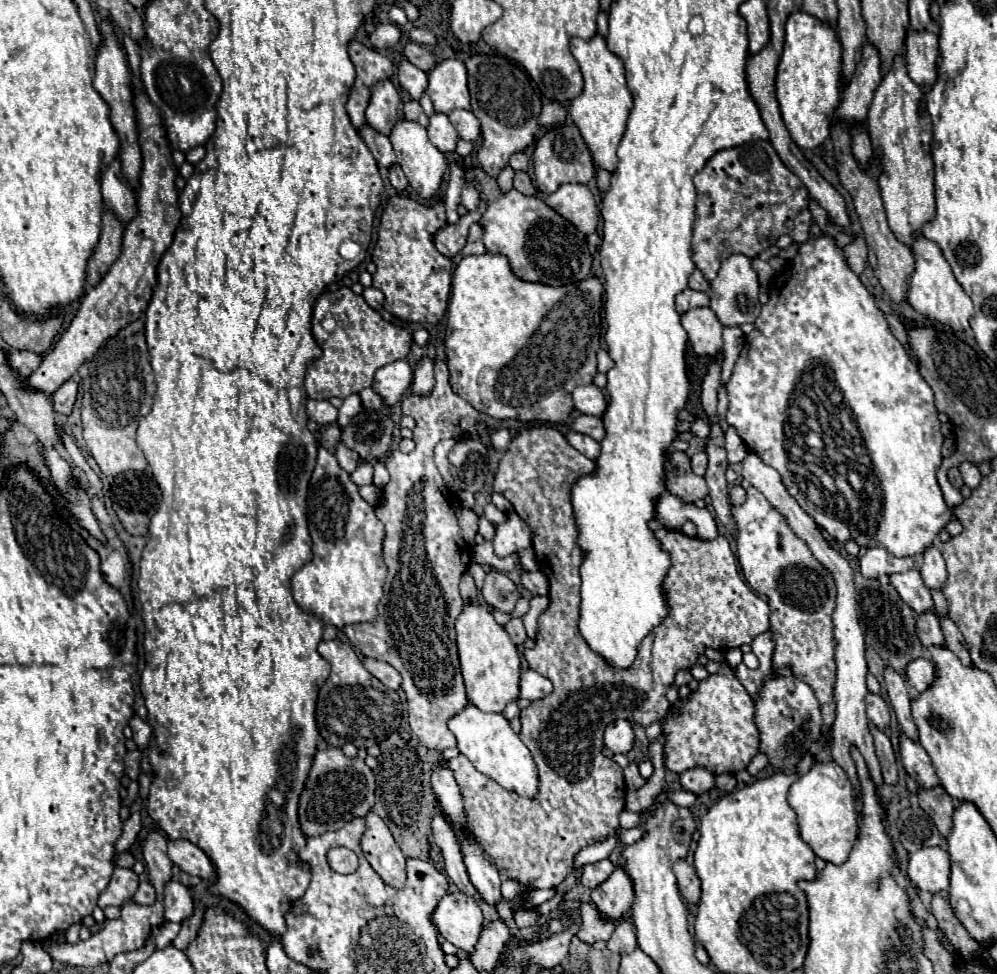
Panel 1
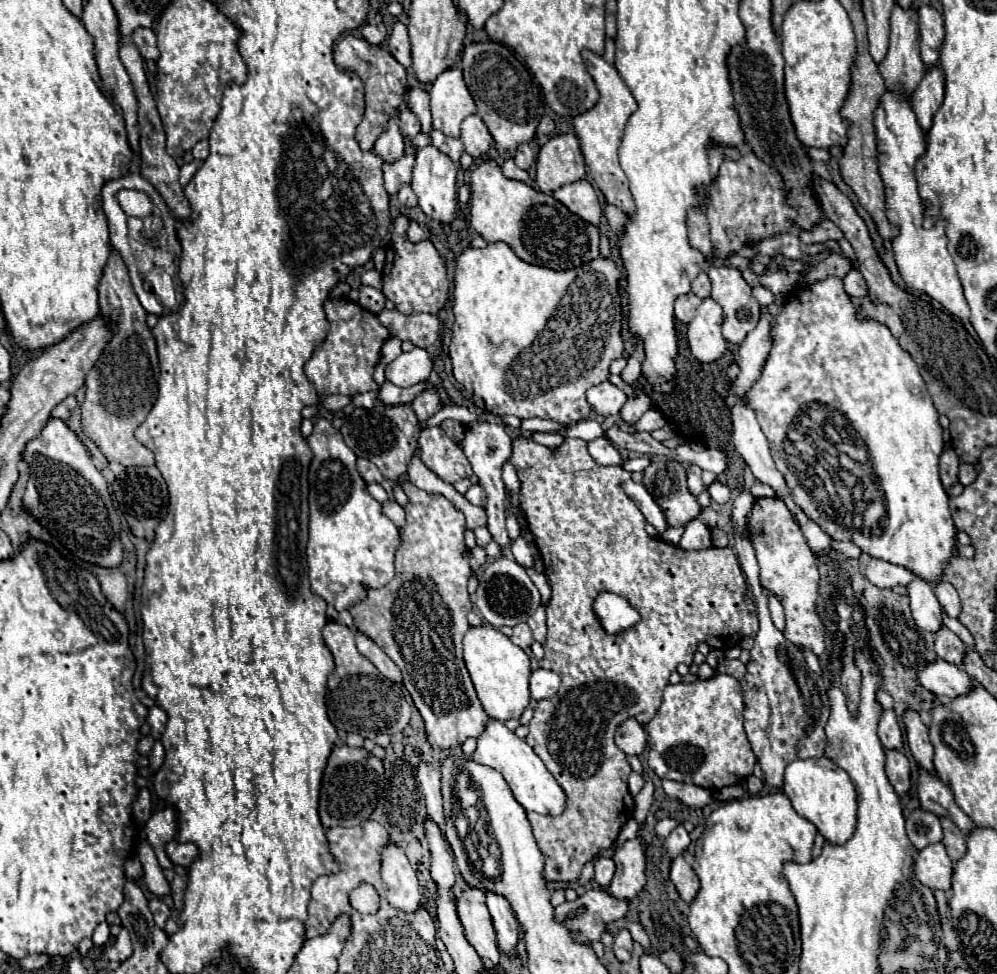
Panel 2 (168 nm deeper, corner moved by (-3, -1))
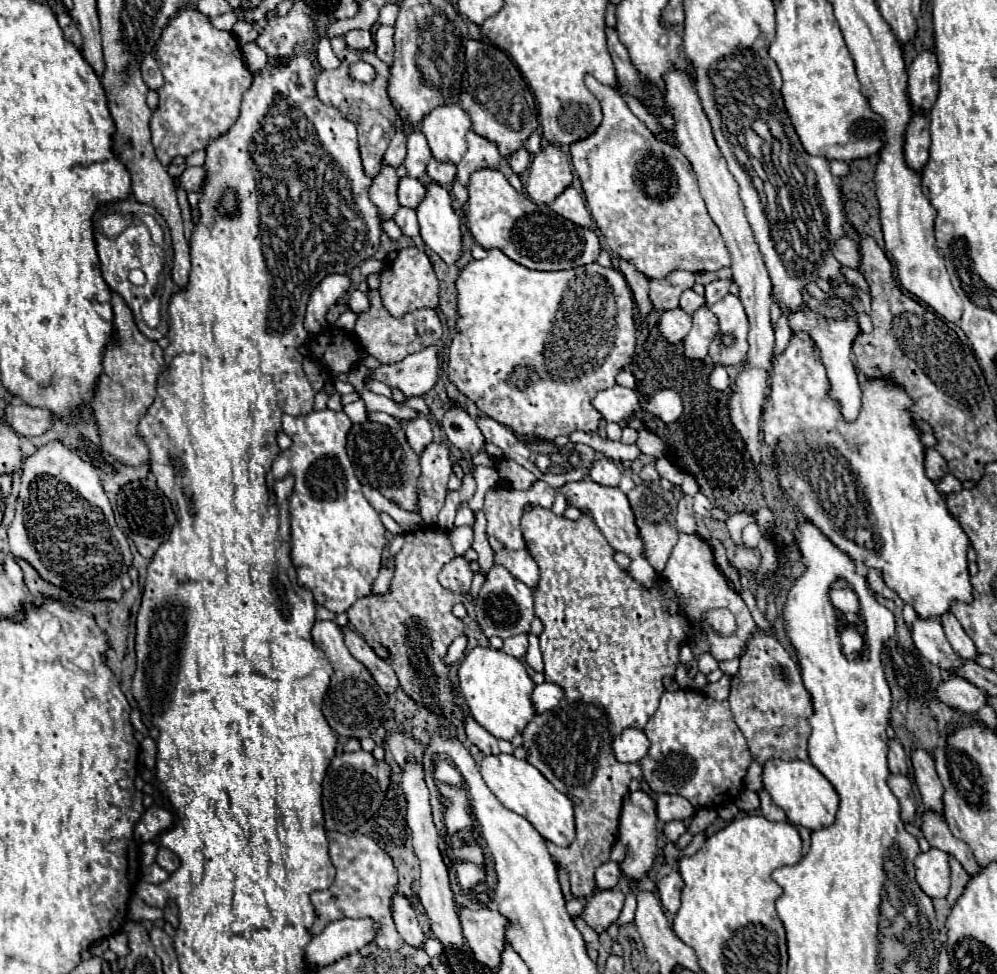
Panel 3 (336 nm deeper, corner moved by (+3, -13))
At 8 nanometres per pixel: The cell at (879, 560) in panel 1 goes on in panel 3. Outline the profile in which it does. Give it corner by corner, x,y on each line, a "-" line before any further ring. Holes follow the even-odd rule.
871,568
871,570
869,570
869,574
867,574
867,582
869,582
869,586
875,590
875,594
879,594
879,596
883,596
883,598
891,598
895,604
903,606
903,602
899,600
899,596
897,596
889,586
885,586
885,582
883,582
883,578
881,578
881,572
879,572
879,570

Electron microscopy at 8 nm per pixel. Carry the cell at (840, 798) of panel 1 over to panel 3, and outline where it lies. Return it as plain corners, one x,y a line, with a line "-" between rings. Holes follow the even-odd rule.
771,758
763,764
763,790
769,792
773,802
787,812
787,818
793,824
805,826
809,830
819,830
835,820
835,812
839,806
839,796
831,782
811,764
803,760
779,760

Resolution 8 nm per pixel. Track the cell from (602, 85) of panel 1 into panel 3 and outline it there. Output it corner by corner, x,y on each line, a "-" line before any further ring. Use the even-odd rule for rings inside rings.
593,76
585,78
585,86
601,102
603,122
589,138
571,144
571,162
581,178
587,208
597,222
609,250
615,256
631,262
639,272
647,274
647,278
665,278
673,270
717,272
725,266
731,266
729,250
705,208
689,160
679,152
677,146
655,138
649,128
629,110
627,102
615,88
597,82

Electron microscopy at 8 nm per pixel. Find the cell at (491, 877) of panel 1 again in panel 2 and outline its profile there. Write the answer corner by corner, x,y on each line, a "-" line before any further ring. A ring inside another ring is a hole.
493,890
485,892
485,902
487,908
491,912
493,918
493,928
497,932
497,942
499,946
509,954
517,954
515,952
515,944
517,944
517,918
515,914
511,914
511,906
507,906
507,898
503,898
501,894
495,894

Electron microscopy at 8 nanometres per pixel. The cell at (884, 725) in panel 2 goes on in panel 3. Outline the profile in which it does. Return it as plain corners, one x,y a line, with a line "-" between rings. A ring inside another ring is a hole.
889,740
889,770
893,774
907,774
907,754
897,740

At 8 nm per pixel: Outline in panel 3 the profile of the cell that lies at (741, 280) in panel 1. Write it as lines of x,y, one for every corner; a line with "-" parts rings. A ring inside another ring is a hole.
727,294
723,300
719,300
709,308
719,318
719,332
709,346
705,364
707,366
745,364
747,352
749,352
749,342
747,342
749,322
741,300
733,294

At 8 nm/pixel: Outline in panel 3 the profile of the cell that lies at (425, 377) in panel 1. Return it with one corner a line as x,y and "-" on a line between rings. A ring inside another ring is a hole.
419,414
415,420
409,420
405,426
405,434
407,434
407,442
409,446
421,454
421,450
425,450
425,446
433,440
433,432
431,432
431,424
429,418

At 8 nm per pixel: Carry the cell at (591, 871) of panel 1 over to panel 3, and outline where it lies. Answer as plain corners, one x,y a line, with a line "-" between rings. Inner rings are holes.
605,862
597,868
595,872
595,880
597,880
597,888
599,890
607,890
607,888
615,888
621,880
623,872
619,868
619,862

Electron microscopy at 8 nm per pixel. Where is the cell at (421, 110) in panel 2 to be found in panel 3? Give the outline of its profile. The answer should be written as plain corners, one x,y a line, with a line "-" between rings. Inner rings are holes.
415,128
407,136
407,156
405,156
405,168
409,178
421,178
425,174
425,166
431,158
431,150
427,146
425,136

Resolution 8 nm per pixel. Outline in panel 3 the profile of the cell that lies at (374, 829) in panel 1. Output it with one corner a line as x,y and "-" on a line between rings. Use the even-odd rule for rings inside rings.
401,894
393,896
393,920
395,920
397,932
401,934
401,938
409,946
413,946
413,948
423,946
423,932
421,932
421,928
417,924
415,910
413,910
411,902

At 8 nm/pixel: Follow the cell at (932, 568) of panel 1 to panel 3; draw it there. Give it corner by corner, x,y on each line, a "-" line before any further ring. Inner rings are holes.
947,612
947,614
941,616
941,624
943,624
943,630
945,630
947,640
951,642
953,650
957,650
957,654
959,654
963,660
973,660
973,662
975,662
977,656
979,656
979,652
977,652
973,640
971,640
971,638
965,634
965,630
961,628
959,620
957,620
951,612

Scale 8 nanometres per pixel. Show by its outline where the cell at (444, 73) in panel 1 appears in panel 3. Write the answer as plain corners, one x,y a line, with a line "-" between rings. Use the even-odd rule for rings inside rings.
439,106
421,124
421,132
427,138
433,158
439,162
459,164
467,150
467,132
471,130
471,120
467,112
457,106

